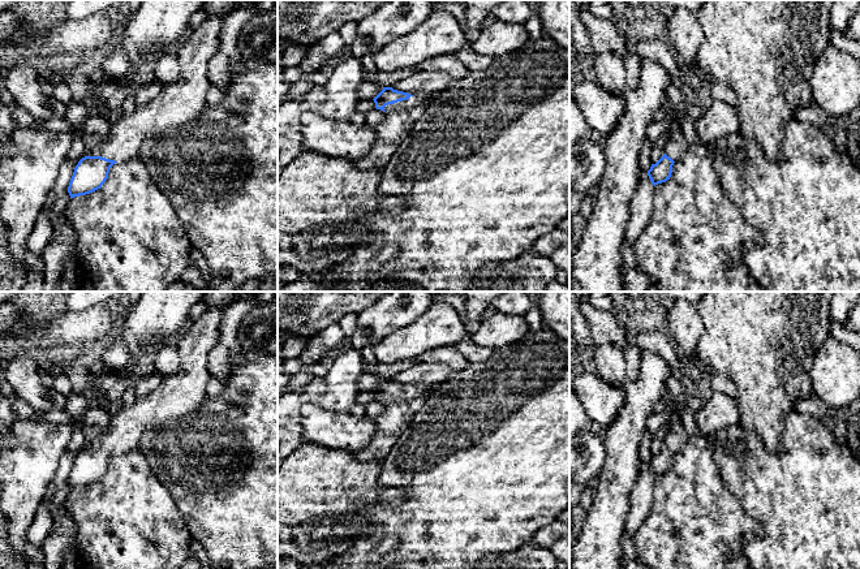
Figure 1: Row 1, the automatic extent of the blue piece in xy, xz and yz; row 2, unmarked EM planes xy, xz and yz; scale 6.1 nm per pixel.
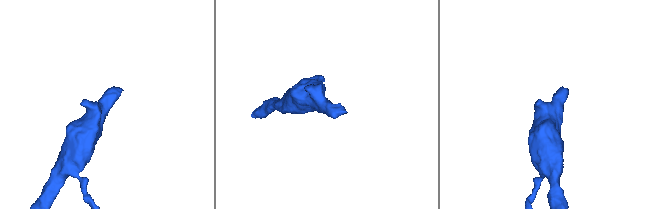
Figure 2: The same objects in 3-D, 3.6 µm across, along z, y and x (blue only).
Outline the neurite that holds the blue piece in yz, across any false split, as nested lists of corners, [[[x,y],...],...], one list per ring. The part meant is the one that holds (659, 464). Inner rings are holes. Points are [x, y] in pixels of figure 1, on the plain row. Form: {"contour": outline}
{"contour": [[[674,422],[667,431],[663,448],[655,456],[652,456],[648,462],[648,467],[654,478],[670,471],[674,454],[681,449],[687,440],[688,435],[683,423]]]}

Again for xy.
{"contour": [[[225,306],[207,307],[203,316],[176,341],[180,370],[168,375],[163,384],[147,397],[130,406],[122,406],[111,419],[107,430],[87,441],[70,470],[70,490],[90,486],[102,479],[109,460],[125,451],[134,451],[142,435],[164,419],[185,415],[201,406],[210,378],[207,357],[219,342],[222,315]]]}

